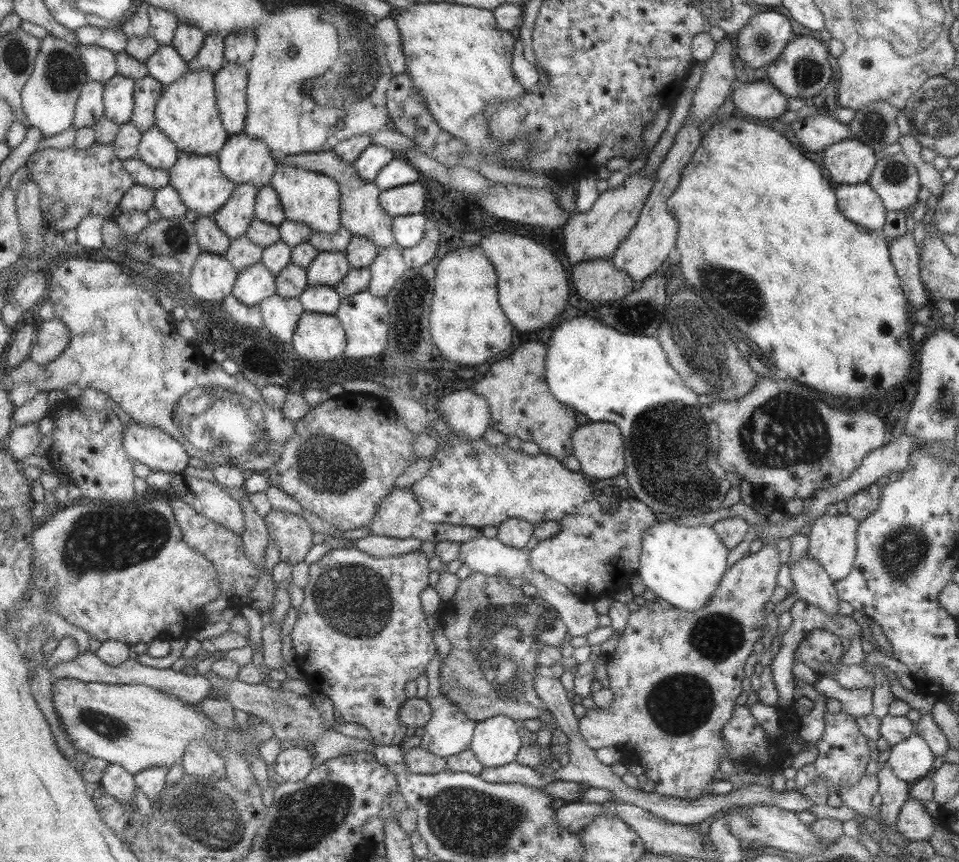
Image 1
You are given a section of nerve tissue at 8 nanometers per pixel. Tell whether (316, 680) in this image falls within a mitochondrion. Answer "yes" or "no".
no

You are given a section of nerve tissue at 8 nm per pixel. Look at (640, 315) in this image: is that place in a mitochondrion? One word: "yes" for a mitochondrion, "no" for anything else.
yes

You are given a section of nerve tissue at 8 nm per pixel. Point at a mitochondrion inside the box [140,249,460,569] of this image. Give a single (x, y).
(218, 425)

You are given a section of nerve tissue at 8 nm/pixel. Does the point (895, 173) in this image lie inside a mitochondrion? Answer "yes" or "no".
yes

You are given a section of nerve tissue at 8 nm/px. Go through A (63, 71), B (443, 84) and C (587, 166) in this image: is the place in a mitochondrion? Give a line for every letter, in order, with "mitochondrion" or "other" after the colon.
A: mitochondrion
B: other
C: other

